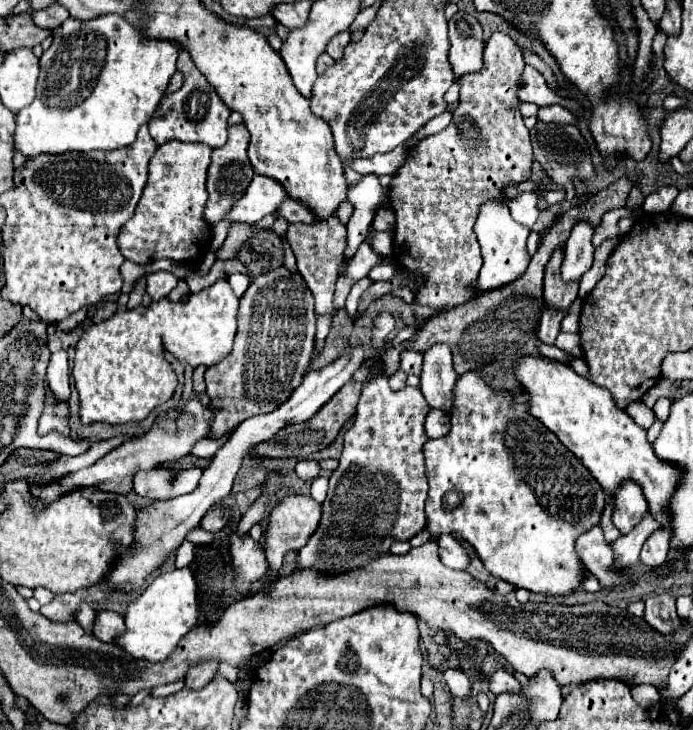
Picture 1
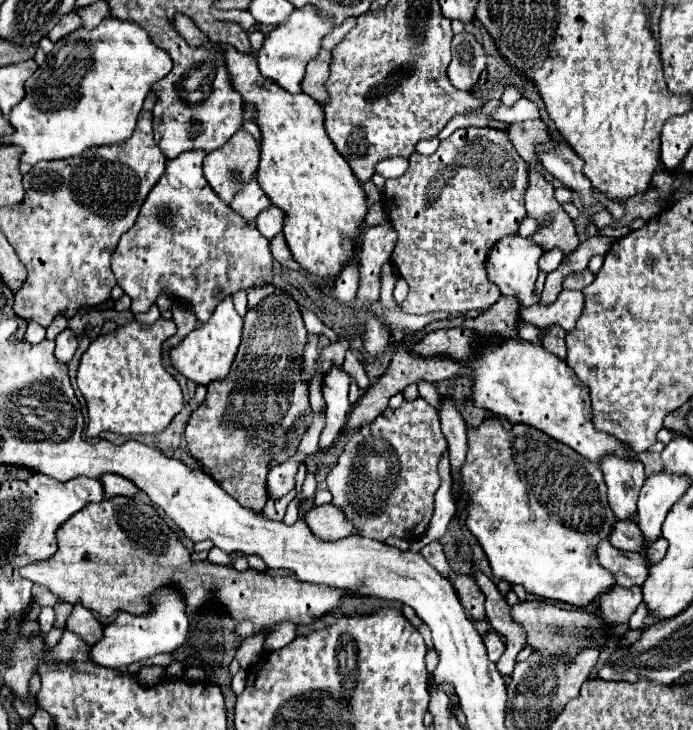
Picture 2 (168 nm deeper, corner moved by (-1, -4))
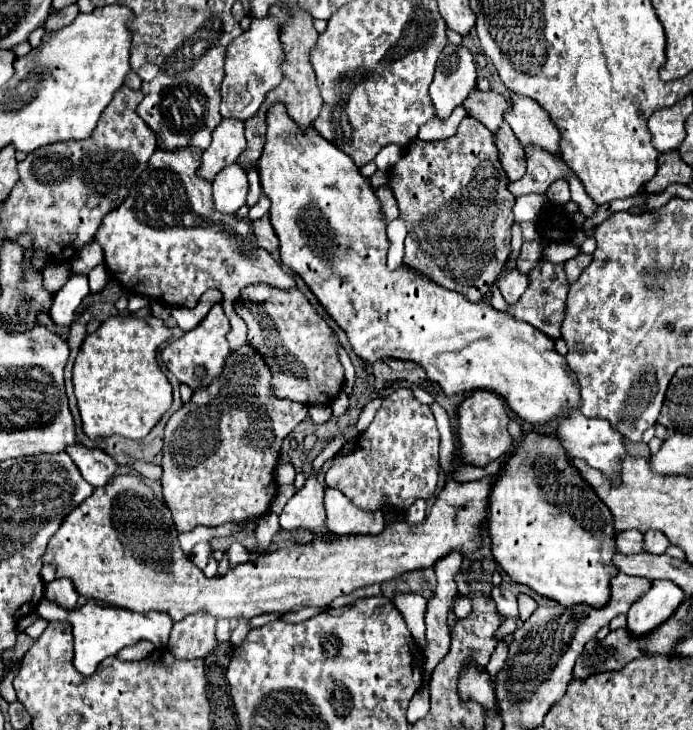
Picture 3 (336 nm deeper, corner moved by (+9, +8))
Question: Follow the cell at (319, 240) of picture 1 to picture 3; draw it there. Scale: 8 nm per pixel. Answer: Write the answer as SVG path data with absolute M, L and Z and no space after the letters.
M269 214L261 216L259 220L253 220L251 226L253 226L255 240L257 240L257 244L259 244L261 248L265 248L265 250L269 250L269 252L277 250L277 236L275 236L275 230L273 230L273 226L271 226L271 222L269 222Z

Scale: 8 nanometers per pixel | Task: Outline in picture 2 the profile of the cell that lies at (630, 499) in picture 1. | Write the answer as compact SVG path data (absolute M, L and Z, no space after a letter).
M607 456L601 462L601 472L609 488L609 506L617 520L631 520L637 512L637 498L647 476L637 460Z

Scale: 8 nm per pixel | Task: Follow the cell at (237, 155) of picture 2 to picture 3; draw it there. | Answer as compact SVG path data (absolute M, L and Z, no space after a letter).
M223 118L223 122L213 130L211 146L203 152L199 176L211 182L225 166L237 162L237 156L245 150L245 146L243 122Z

